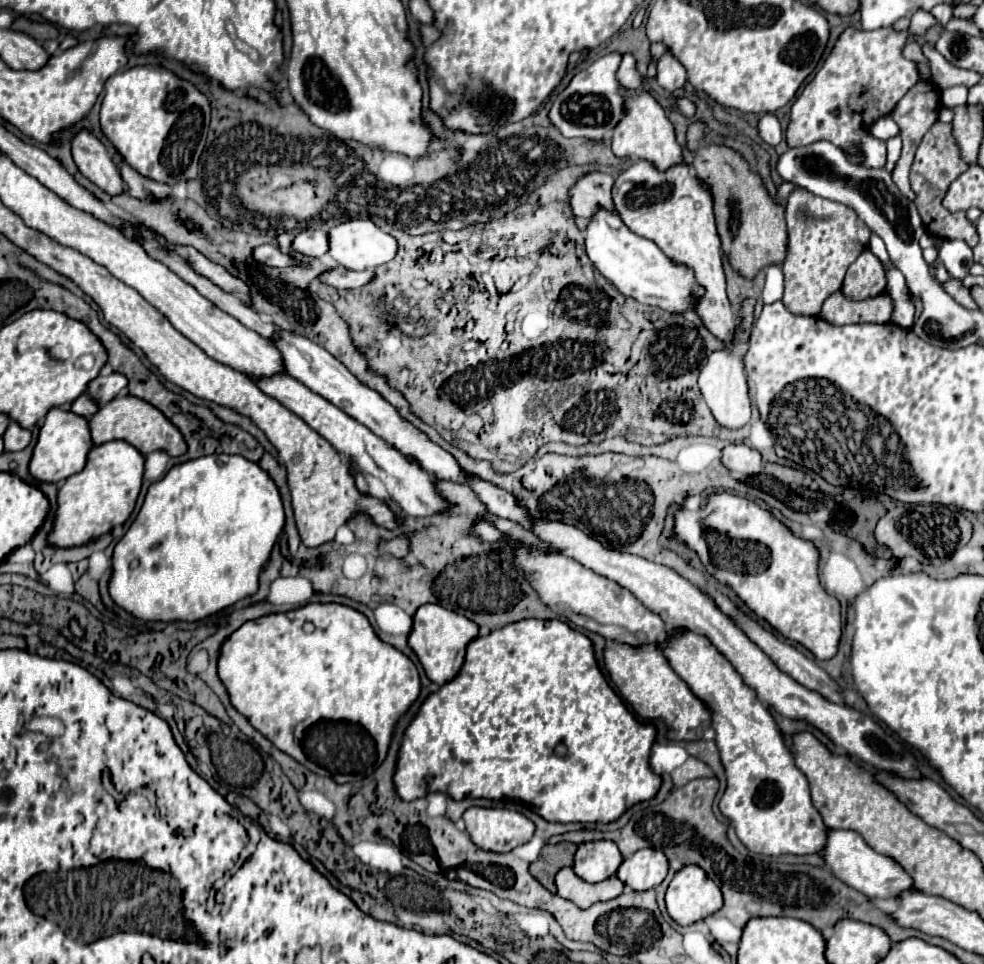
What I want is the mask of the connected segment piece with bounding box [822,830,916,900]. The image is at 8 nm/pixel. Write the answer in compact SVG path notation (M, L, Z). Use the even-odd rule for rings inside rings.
M828 830L828 842L822 850L822 856L826 858L826 864L834 872L836 878L846 882L848 886L856 888L868 898L882 898L882 900L898 900L898 896L906 890L914 892L914 880L912 876L890 856L878 854L872 850L864 838L850 830Z

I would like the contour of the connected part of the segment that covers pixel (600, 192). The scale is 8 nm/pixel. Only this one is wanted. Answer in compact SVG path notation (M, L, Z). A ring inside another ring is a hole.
M598 170L580 176L570 188L570 208L574 216L590 218L596 210L596 204L614 212L614 204L610 196L612 184L614 184L614 178Z

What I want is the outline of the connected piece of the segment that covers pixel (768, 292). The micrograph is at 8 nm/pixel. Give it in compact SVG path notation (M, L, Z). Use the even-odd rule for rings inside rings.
M772 264L766 268L766 284L764 284L764 292L762 292L764 304L778 302L782 298L782 292L784 292L782 268L778 264Z

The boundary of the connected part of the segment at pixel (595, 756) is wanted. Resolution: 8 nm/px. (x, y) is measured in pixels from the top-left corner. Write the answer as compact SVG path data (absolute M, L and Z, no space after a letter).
M424 604L414 614L414 626L412 626L410 640L408 640L410 648L416 652L426 676L432 682L436 682L438 686L442 686L442 684L444 686L426 698L418 716L412 720L412 724L404 732L402 748L398 754L398 768L394 774L394 784L396 784L396 790L402 800L424 798L426 794L430 794L430 790L432 792L440 790L440 792L452 796L454 800L464 800L464 798L500 800L504 796L504 798L516 798L516 800L522 800L522 802L534 806L536 814L540 814L548 822L566 824L566 822L614 822L634 804L652 800L658 794L658 790L662 786L662 778L650 768L650 748L656 740L656 726L650 722L648 724L638 722L632 716L632 712L624 706L624 702L618 698L618 694L610 688L608 680L604 678L602 670L598 668L598 662L594 658L594 644L588 636L572 630L562 620L520 620L518 624L508 624L506 628L494 630L492 634L480 636L480 638L478 638L478 632L480 632L478 624L474 624L472 620L466 620L464 616L458 616L456 612L450 612L438 604Z

